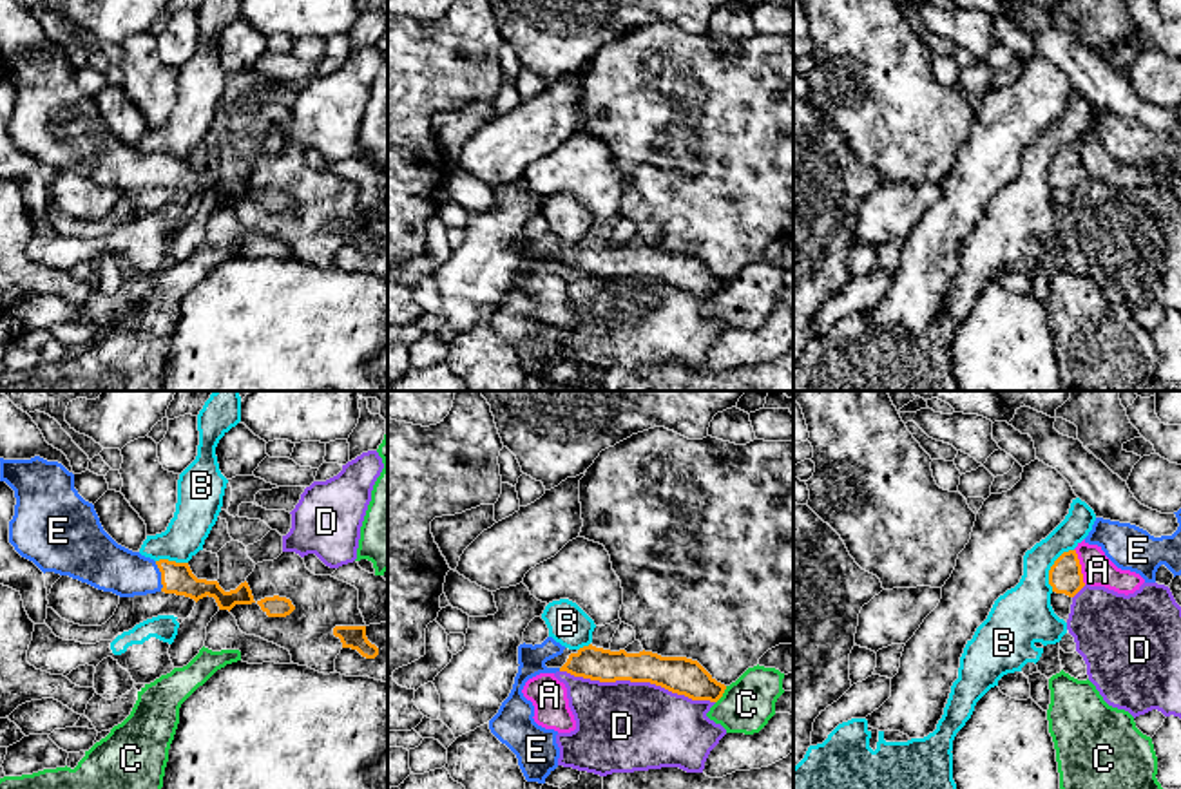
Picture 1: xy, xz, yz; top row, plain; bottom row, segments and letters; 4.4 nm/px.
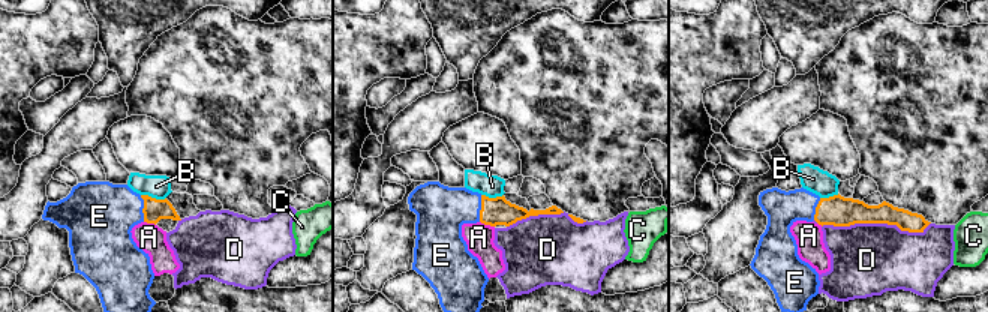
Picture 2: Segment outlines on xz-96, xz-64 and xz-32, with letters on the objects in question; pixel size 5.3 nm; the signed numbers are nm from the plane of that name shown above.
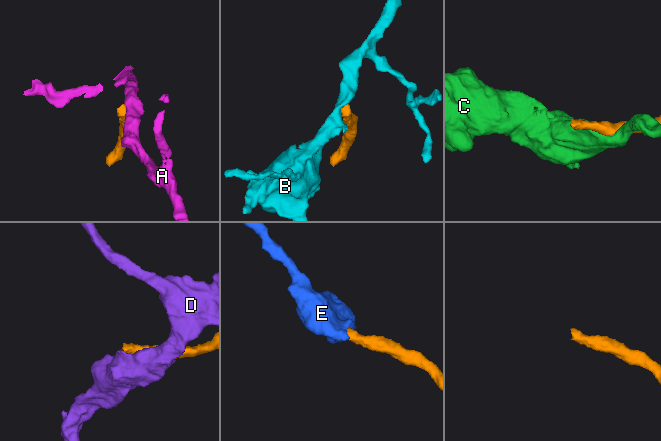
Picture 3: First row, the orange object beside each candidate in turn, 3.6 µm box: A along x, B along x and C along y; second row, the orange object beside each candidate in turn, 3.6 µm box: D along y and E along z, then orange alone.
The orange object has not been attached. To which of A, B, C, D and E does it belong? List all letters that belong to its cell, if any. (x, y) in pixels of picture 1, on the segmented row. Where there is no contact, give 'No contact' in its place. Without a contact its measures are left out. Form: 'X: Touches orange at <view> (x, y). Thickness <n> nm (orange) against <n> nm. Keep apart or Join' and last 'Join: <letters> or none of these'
A: Touches orange at yz (1080, 567). Thickness 150 nm (orange) against 140 nm. Keep apart
B: Touches orange at yz (1051, 567). Thickness 150 nm (orange) against 260 nm. Keep apart
C: Touches orange at xz (721, 695). Thickness 170 nm (orange) against 240 nm. Keep apart
D: Touches orange at xz (638, 681). Thickness 170 nm (orange) against 400 nm. Keep apart
E: Touches orange at xy (162, 576). Thickness 140 nm (orange) against 220 nm. Join
Join: E

